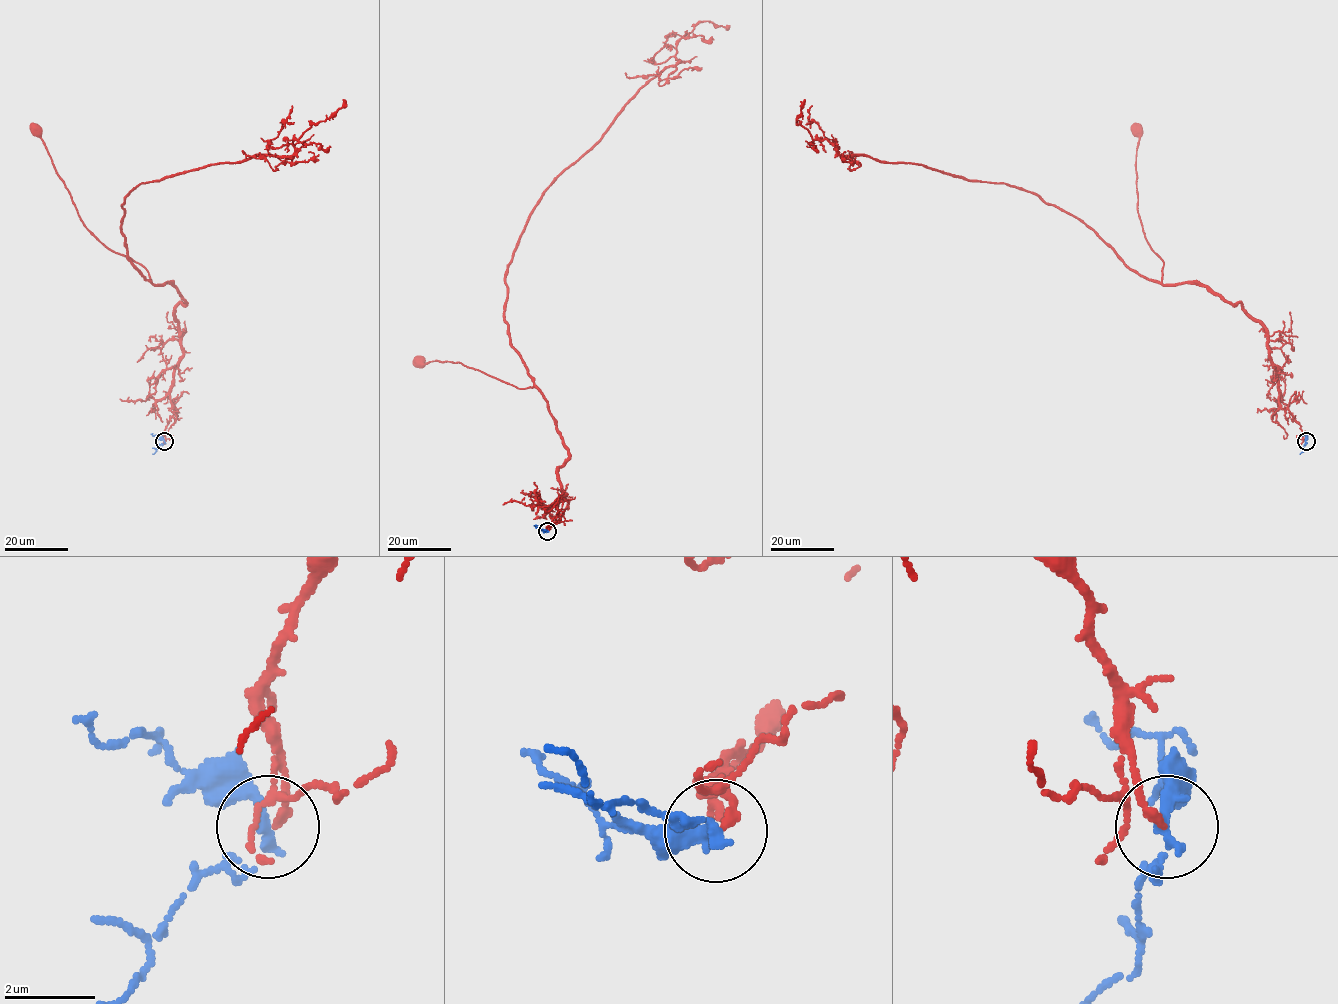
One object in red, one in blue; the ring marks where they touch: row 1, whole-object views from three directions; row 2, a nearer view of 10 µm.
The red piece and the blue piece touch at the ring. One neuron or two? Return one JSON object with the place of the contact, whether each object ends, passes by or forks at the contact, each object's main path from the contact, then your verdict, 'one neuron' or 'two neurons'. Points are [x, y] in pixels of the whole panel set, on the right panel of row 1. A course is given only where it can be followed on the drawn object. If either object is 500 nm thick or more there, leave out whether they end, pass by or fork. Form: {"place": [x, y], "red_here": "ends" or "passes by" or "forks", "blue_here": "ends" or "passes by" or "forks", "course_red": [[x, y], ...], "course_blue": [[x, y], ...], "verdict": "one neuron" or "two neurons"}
{"place": [1306, 441], "red_here": "ends", "blue_here": "passes by", "course_red": [[1305, 441], [1278, 400], [1267, 330], [1240, 303], [1206, 287], [1162, 283], [1164, 262], [1137, 212], [1134, 129]], "course_blue": [[1305, 441], [1300, 454]], "verdict": "two neurons"}

